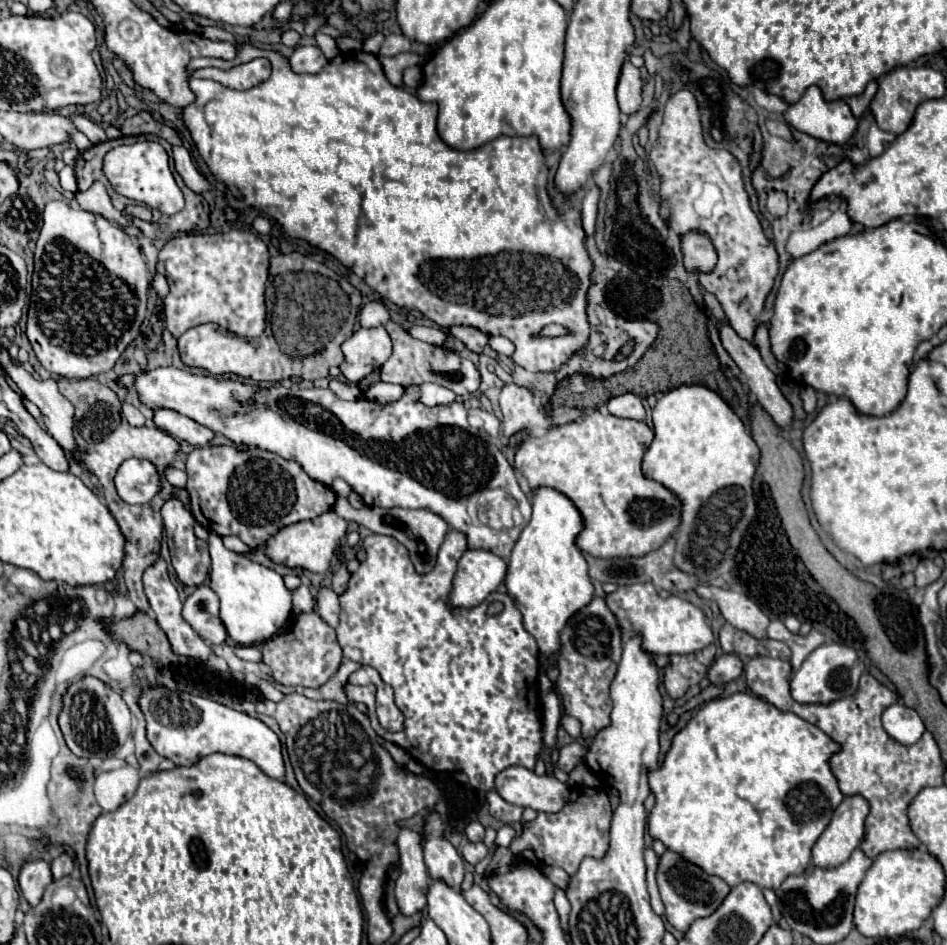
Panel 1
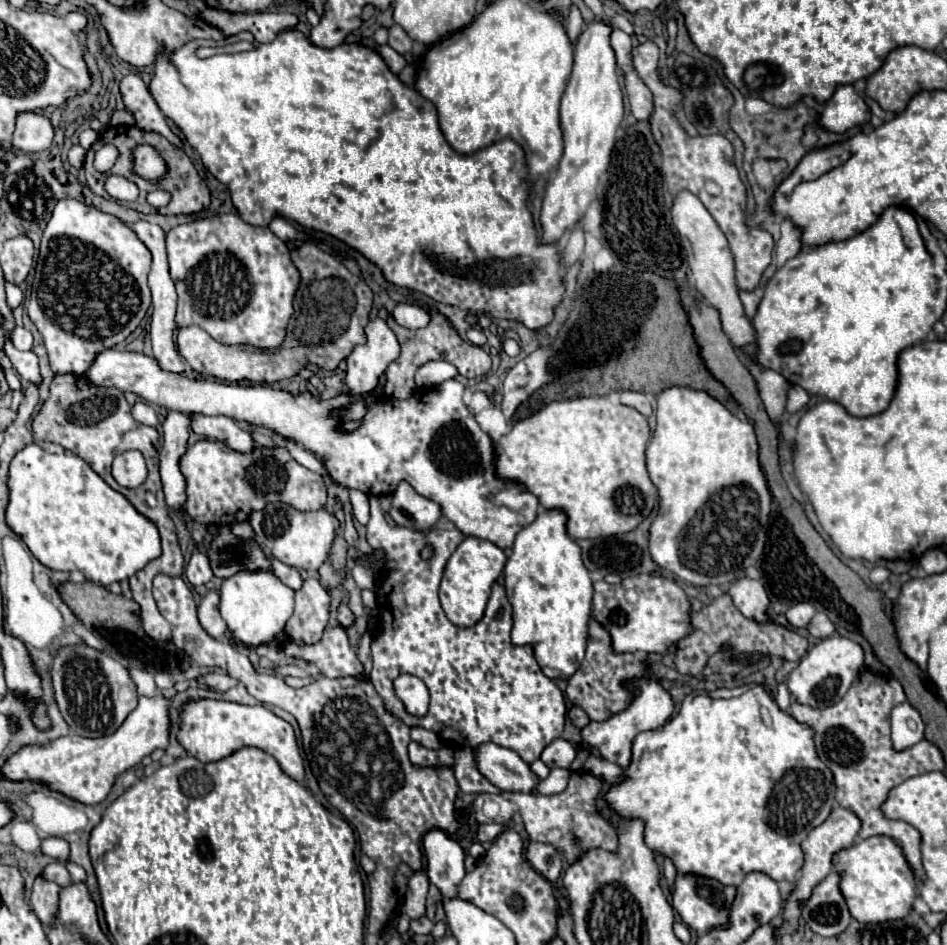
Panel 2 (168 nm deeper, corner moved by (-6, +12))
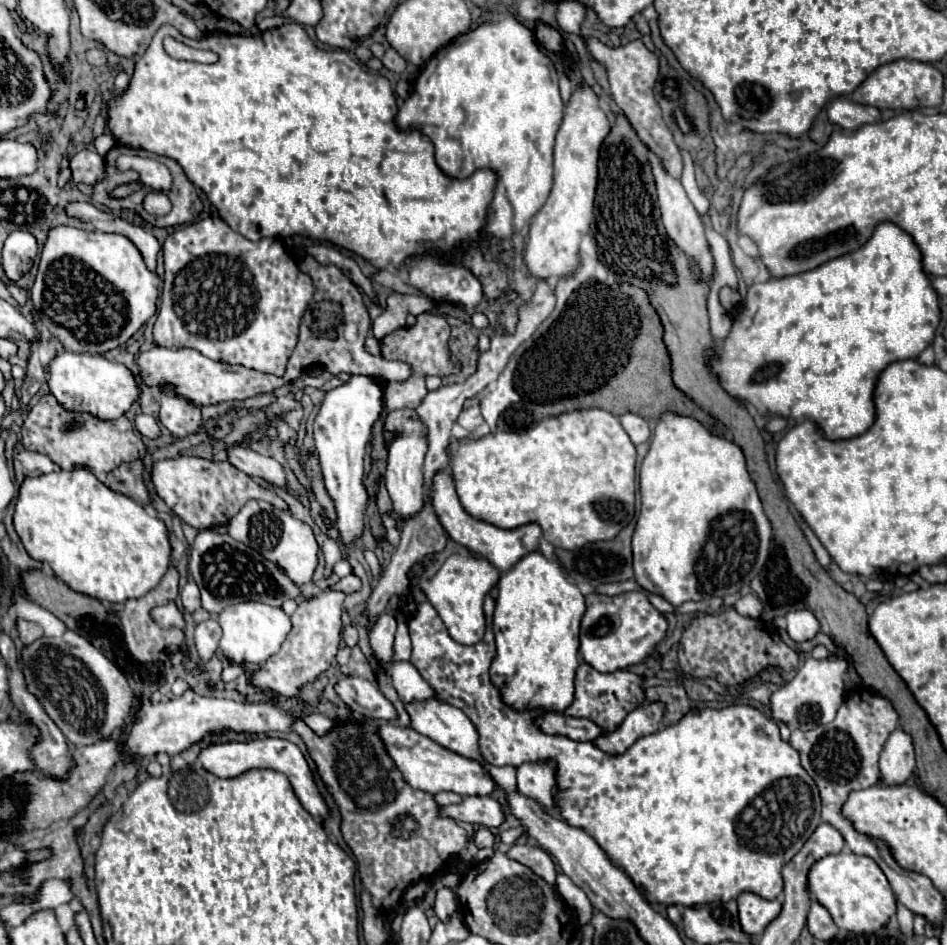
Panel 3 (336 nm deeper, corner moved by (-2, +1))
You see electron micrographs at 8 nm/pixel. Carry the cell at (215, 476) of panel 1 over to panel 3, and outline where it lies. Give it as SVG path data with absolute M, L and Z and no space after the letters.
M202 457L162 459L162 461L154 461L150 479L152 479L156 495L164 499L164 503L174 513L178 513L180 519L184 519L188 525L196 529L210 529L214 525L226 525L250 499L262 499L262 501L272 503L278 509L286 509L286 503L278 495L254 483L246 473L238 471L228 461L216 463L216 461L202 459Z

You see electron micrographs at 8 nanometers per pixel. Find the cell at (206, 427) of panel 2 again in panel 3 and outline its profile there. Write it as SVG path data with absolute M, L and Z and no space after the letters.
M230 447L228 449L230 453L230 463L234 467L238 467L240 471L244 471L246 475L254 475L254 477L260 477L276 487L286 487L288 485L288 479L286 479L286 473L282 469L282 465L272 459L272 457L266 457L266 455L260 455L248 447Z

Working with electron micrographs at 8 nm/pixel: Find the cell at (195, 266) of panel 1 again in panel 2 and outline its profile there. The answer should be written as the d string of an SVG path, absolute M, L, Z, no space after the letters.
M222 214L192 224L180 224L166 234L170 274L178 292L178 326L202 326L222 344L252 344L256 348L276 348L286 336L286 324L294 312L292 300L300 274L290 260L288 246L268 228L252 226L238 214Z

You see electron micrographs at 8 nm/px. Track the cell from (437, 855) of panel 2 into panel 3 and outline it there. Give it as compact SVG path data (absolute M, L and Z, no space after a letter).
M448 887L440 889L436 893L436 903L434 903L434 911L436 911L438 919L444 921L444 923L450 921L452 913L456 911L456 903L458 903L458 897L456 897L456 893L452 889L448 889Z

